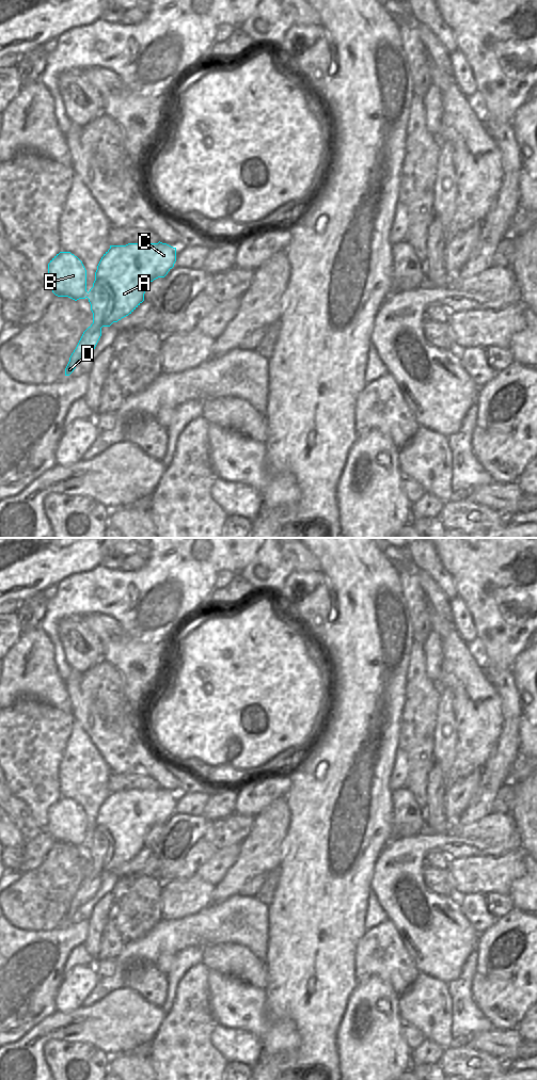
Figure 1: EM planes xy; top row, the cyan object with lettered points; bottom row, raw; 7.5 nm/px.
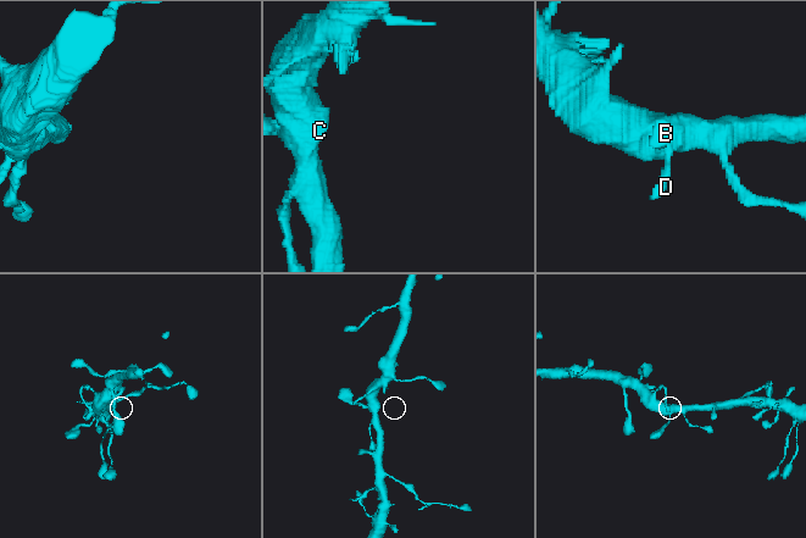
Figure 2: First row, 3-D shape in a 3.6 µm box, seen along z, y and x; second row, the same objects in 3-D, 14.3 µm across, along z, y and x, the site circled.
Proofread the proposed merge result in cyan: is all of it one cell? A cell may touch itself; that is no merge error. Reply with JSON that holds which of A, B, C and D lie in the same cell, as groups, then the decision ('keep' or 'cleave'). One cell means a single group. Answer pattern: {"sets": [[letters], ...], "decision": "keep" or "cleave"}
{"sets": [["A", "B", "C", "D"]], "decision": "keep"}

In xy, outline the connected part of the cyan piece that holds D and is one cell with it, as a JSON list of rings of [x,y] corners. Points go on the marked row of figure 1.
[[[128,243],[110,245],[101,257],[95,272],[95,281],[86,291],[86,270],[82,261],[70,252],[60,252],[48,264],[48,279],[44,283],[56,296],[68,297],[75,301],[89,299],[93,323],[83,332],[65,368],[69,376],[76,366],[92,352],[100,336],[101,328],[110,327],[131,314],[143,301],[146,287],[156,279],[164,277],[176,261],[176,248],[167,243]]]

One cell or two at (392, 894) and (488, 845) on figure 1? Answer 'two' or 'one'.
one

